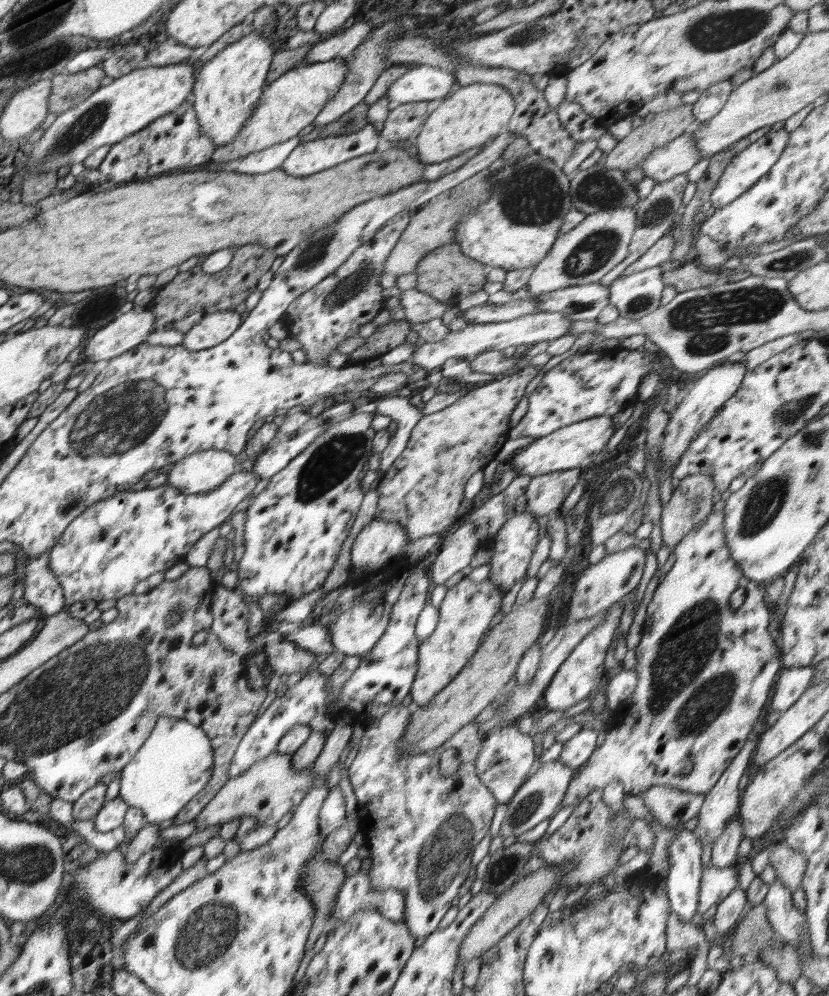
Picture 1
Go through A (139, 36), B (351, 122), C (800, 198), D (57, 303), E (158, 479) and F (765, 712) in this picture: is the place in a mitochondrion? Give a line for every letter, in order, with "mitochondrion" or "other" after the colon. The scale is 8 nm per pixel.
A: other
B: mitochondrion
C: other
D: other
E: other
F: other

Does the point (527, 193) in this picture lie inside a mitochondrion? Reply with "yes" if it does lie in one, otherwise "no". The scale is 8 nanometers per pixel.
yes

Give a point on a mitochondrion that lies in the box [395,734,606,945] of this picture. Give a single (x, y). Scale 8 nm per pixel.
(443, 854)

